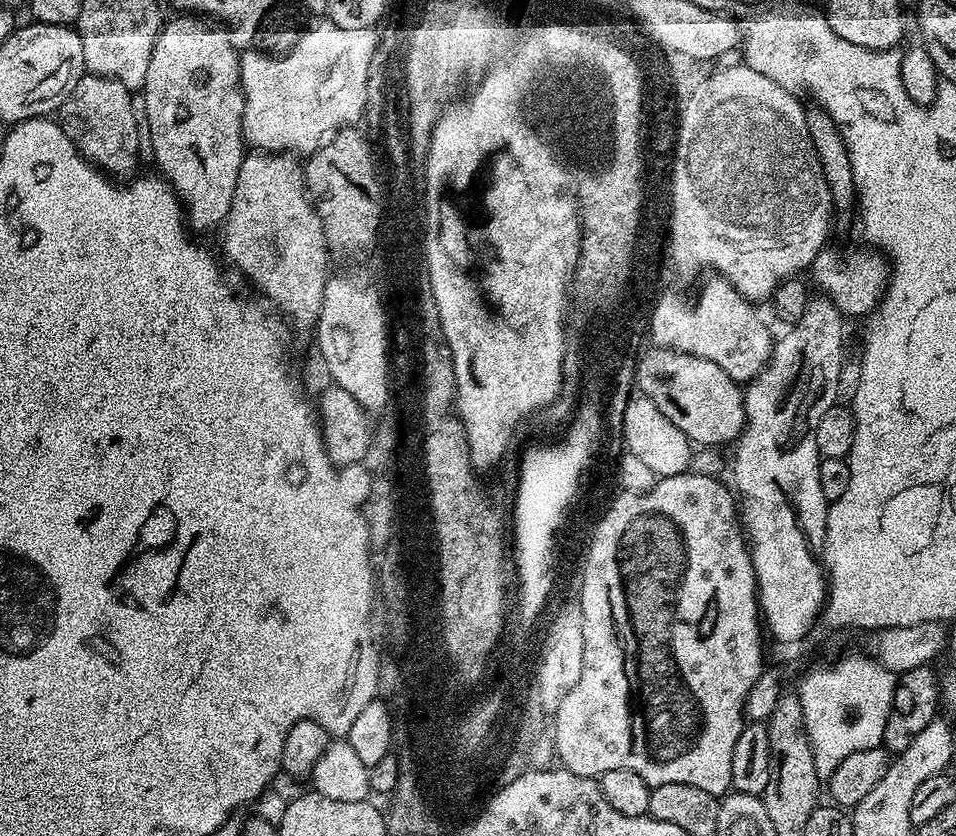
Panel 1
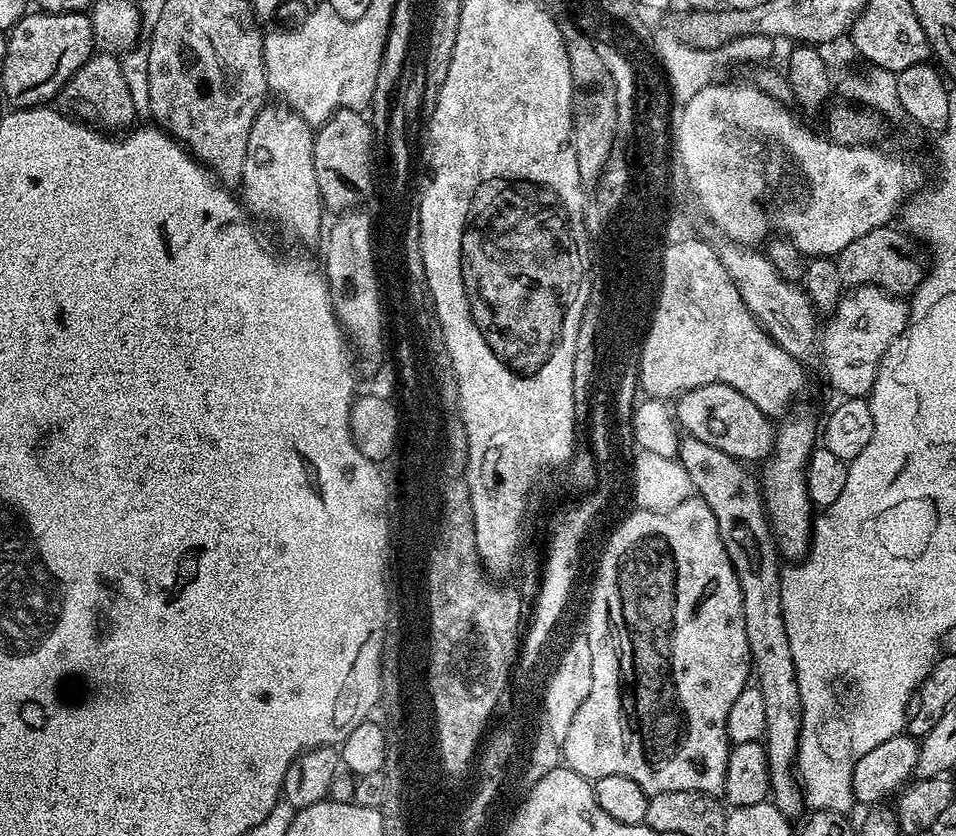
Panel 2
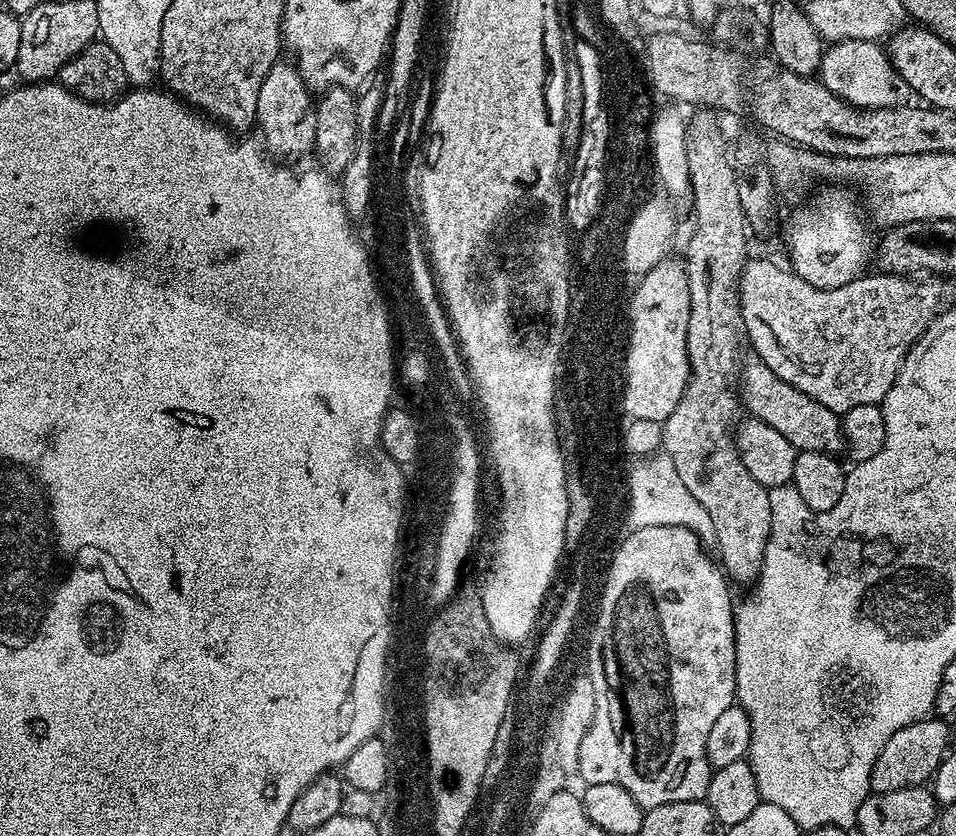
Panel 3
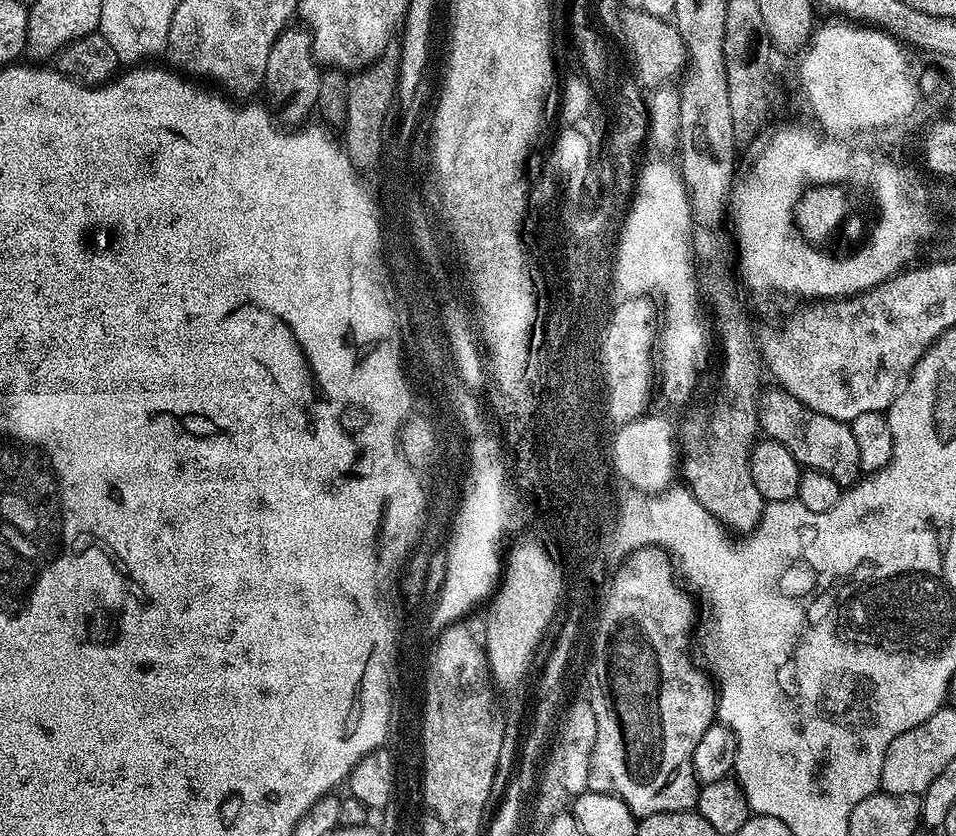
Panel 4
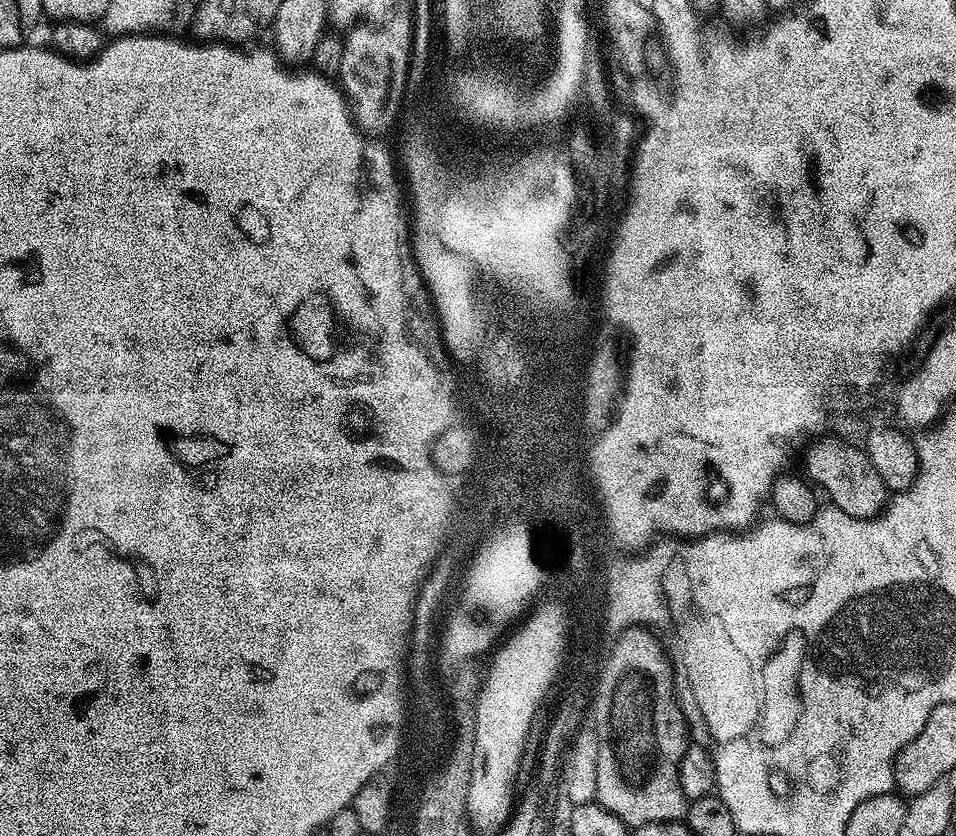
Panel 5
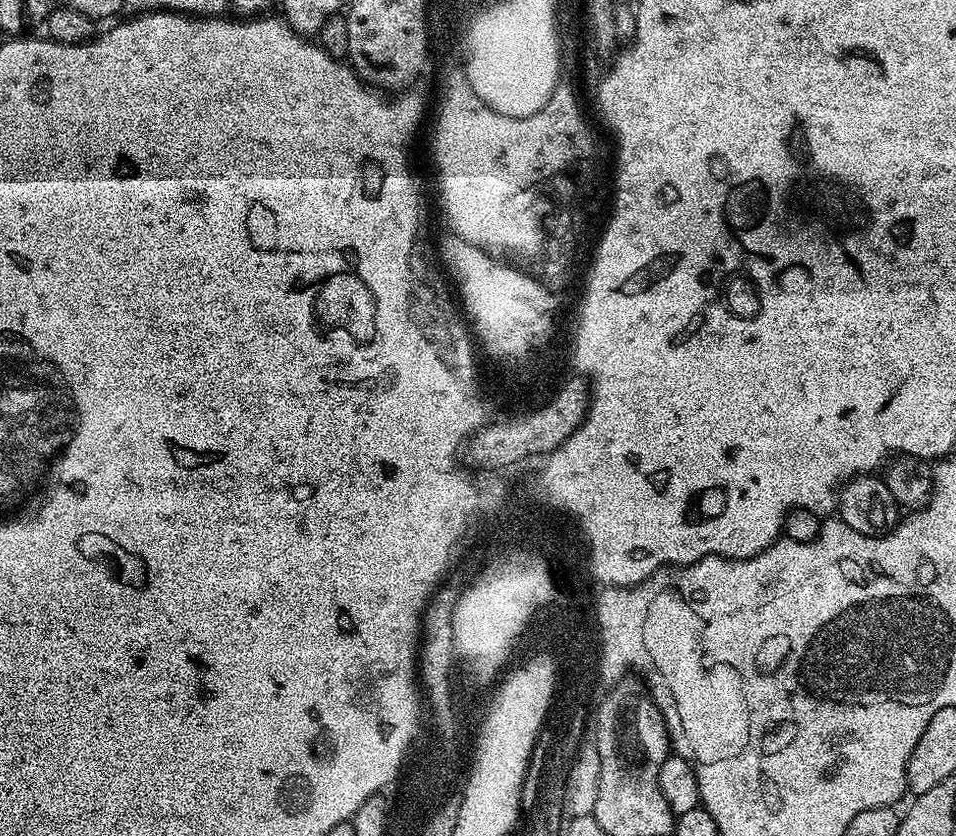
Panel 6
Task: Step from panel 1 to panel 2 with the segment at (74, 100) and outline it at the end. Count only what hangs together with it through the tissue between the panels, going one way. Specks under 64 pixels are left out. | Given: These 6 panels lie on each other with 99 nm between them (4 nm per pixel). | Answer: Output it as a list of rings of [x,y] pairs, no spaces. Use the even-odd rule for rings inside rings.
[[[103,50],[97,51],[85,64],[78,66],[78,70],[74,70],[59,94],[58,104],[67,115],[105,134],[123,133],[138,120],[120,60],[113,53]]]

